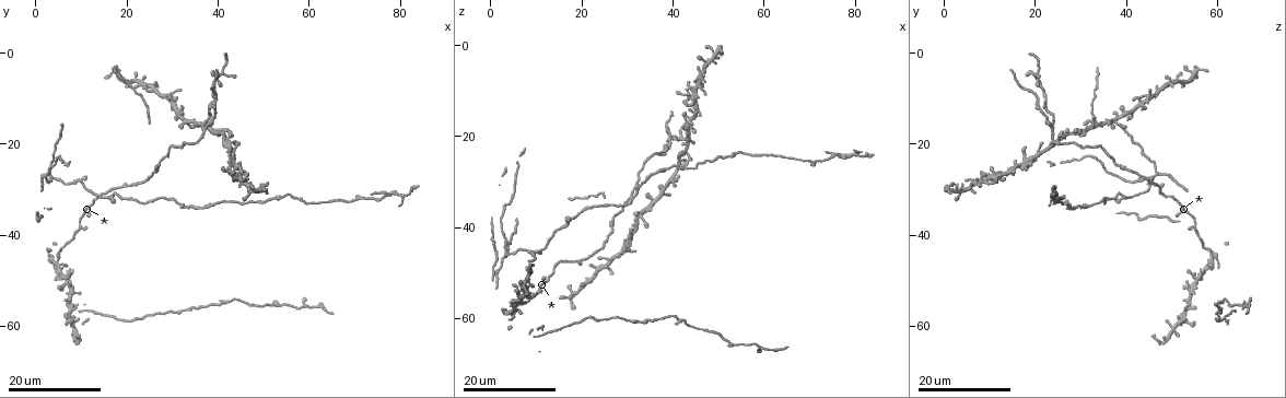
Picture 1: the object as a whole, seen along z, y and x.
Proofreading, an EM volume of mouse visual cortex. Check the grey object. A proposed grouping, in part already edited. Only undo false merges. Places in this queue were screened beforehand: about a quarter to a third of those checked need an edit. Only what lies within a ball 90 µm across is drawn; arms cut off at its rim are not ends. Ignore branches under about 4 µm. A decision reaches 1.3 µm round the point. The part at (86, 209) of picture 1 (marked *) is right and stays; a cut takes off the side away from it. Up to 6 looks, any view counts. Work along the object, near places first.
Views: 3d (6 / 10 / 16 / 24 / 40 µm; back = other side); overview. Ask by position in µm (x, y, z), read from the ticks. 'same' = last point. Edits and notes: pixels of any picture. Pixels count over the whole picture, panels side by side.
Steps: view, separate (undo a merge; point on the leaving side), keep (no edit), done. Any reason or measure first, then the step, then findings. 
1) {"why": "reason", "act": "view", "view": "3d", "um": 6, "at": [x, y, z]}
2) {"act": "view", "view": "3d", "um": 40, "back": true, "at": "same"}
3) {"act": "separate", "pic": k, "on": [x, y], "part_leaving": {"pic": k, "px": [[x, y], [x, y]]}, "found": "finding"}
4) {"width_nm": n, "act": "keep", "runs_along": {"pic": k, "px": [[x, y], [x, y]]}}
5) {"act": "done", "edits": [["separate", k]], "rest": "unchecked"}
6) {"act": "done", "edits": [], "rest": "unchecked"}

{"why": "sudden change in width", "act": "view", "view": "3d", "um": 16, "at": [10.0, 28.5, 45.5]}

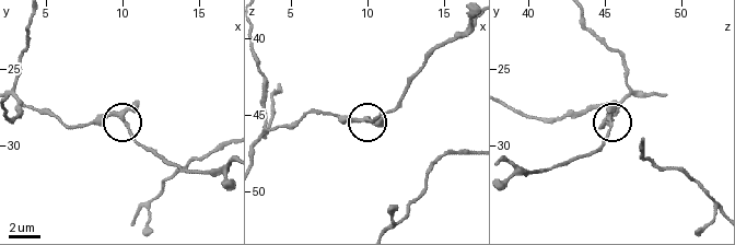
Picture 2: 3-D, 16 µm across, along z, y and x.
{"why": "closer look", "act": "view", "view": "3d", "um": 10, "at": [10.4, 28.6, 45.4]}

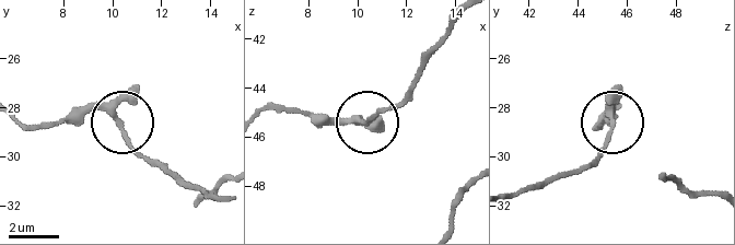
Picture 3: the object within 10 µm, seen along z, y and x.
{"arms": 3, "act": "keep", "found": "all the same neuron"}

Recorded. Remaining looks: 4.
{"why": "branch point", "act": "view", "view": "3d", "um": 16, "at": [37.0, 16.5, 23.5]}

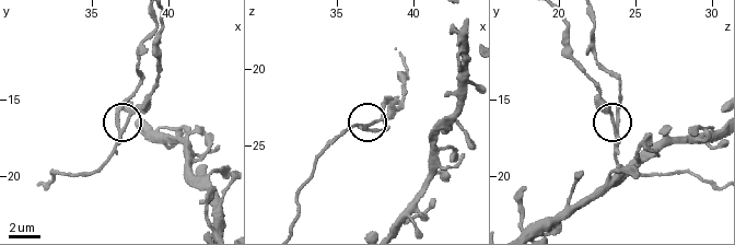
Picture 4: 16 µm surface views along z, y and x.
{"act": "view", "view": "3d", "um": 6, "at": [37.2, 16.8, 23.6]}

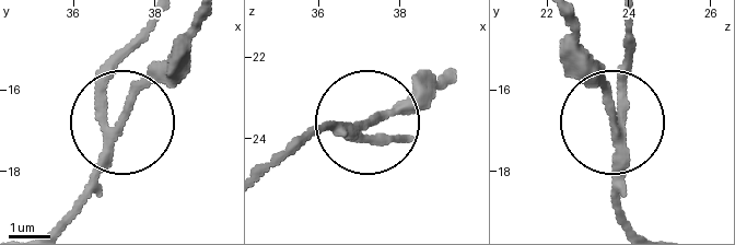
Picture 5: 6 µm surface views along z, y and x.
{"arms": 3, "act": "separate", "pic": 5, "on": [101, 77], "part_leaving": {"pic": 5, "px": [[108, 132], [112, 63], [147, 21]]}, "found": "a second neuron is stuck on"}

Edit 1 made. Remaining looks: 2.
{"act": "done", "edits": [["separate", 5]], "rest": "unchecked"}

